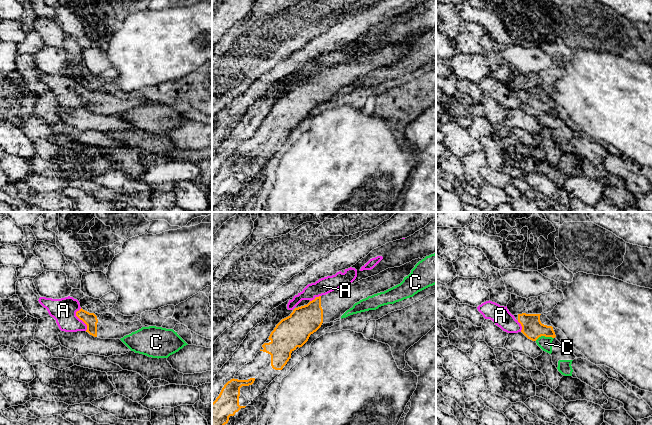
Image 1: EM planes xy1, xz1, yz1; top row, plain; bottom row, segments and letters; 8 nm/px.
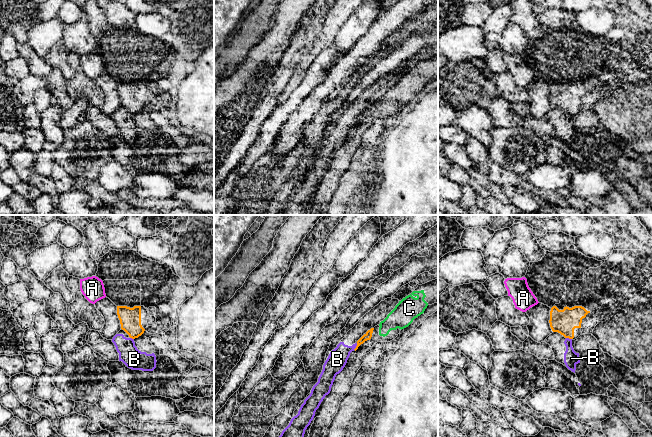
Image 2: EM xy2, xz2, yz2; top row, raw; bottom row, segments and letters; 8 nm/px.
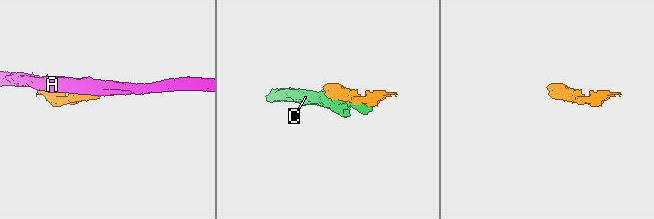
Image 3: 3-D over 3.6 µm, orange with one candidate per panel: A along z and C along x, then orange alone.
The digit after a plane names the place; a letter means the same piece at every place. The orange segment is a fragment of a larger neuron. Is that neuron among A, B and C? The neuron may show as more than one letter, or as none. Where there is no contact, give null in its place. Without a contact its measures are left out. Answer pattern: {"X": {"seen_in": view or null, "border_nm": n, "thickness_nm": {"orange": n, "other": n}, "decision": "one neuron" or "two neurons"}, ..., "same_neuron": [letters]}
{"A": {"seen_in": "xy1", "border_nm": 190, "thickness_nm": {"orange": 110, "other": 200}, "decision": "two neurons"}, "B": {"seen_in": "xz2", "border_nm": 70, "thickness_nm": {"orange": 60, "other": 160}, "decision": "two neurons"}, "C": {"seen_in": "yz1", "border_nm": 150, "thickness_nm": {"orange": 170, "other": 110}, "decision": "two neurons"}, "same_neuron": []}

